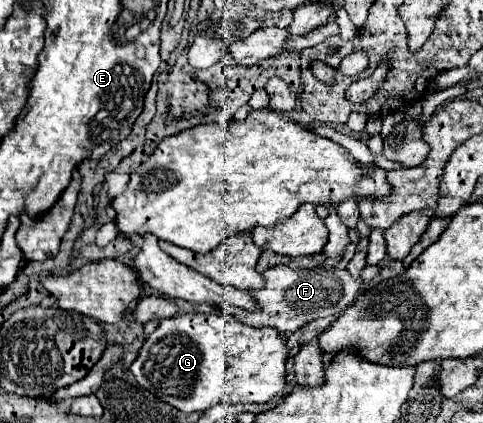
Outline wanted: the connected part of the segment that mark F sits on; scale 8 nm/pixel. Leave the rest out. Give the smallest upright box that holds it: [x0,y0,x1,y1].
[250,264,362,334]

